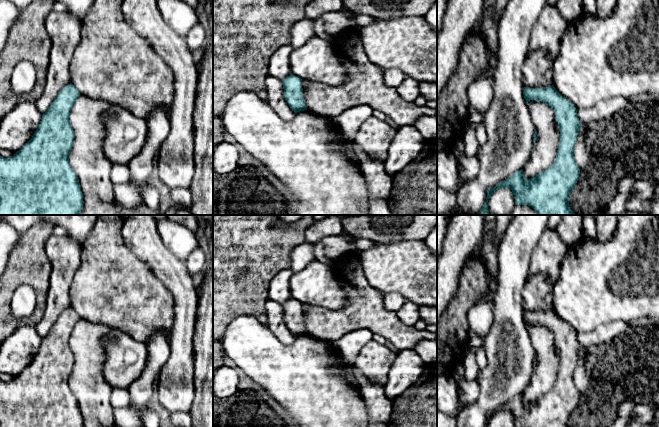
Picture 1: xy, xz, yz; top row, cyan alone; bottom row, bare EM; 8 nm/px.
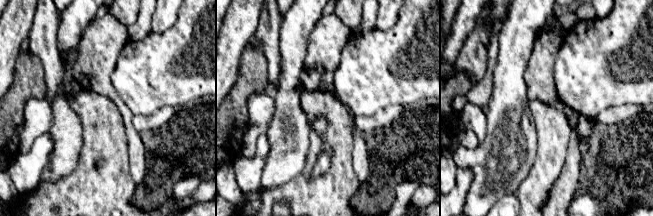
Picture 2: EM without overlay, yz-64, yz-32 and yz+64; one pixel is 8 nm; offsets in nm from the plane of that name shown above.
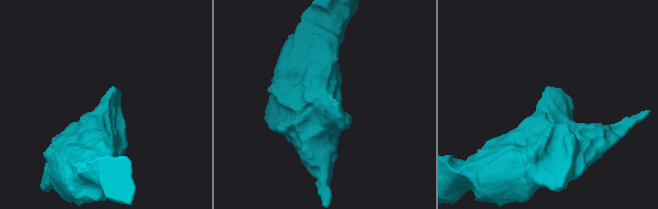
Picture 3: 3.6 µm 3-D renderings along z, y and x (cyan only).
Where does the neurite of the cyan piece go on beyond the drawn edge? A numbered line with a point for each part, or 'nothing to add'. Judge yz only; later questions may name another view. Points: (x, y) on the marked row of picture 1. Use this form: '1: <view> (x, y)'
nothing to add

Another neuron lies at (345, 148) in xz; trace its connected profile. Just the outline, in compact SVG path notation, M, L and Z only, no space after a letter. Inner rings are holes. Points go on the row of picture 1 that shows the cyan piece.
M342 138L342 143L335 151L340 152L346 159L352 161L360 168L360 161L357 155L354 153L352 147L352 141L348 140L347 138Z

